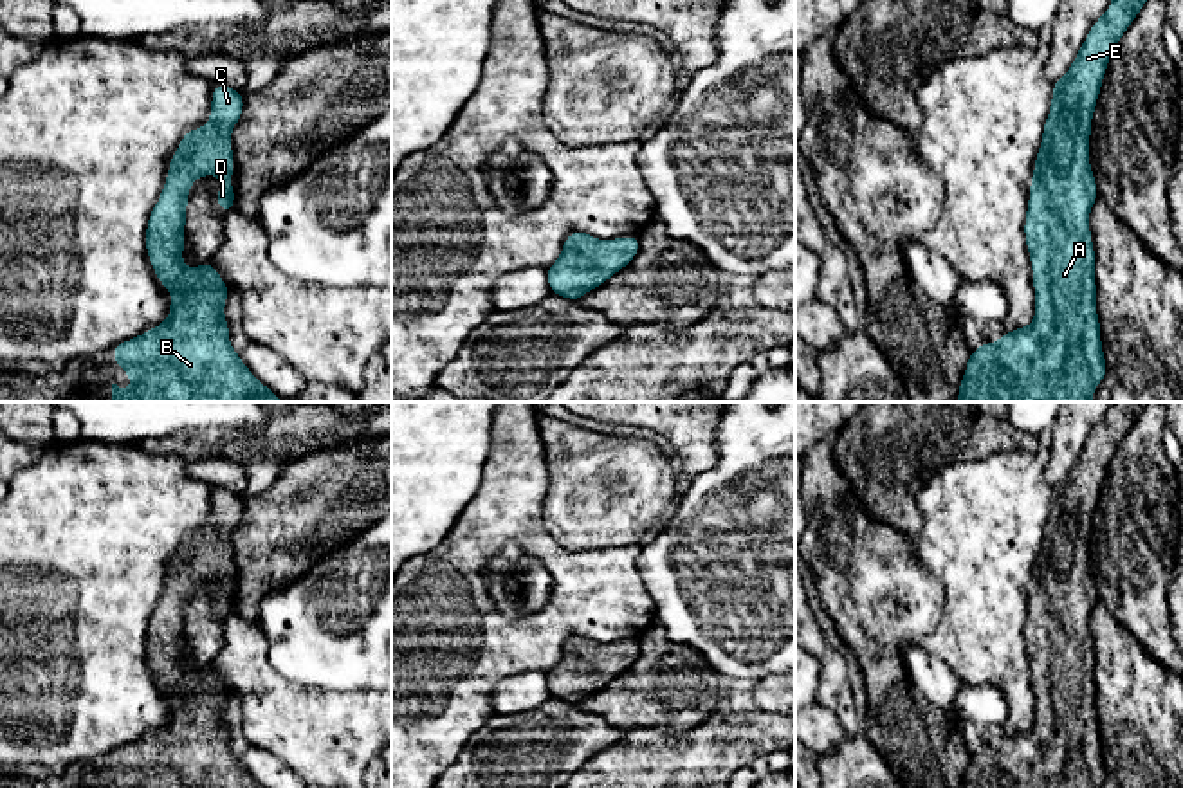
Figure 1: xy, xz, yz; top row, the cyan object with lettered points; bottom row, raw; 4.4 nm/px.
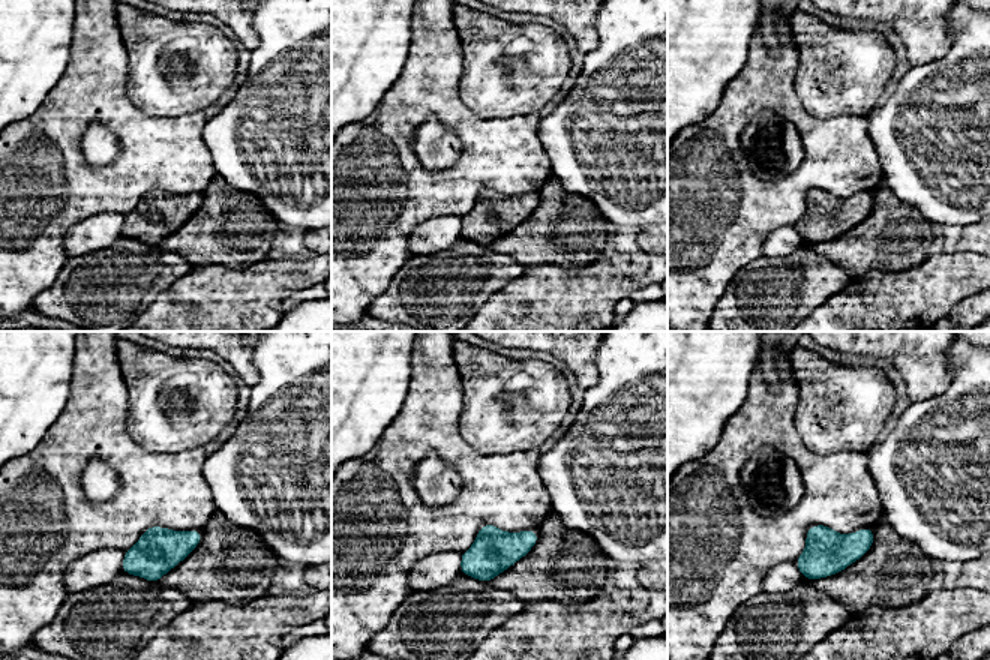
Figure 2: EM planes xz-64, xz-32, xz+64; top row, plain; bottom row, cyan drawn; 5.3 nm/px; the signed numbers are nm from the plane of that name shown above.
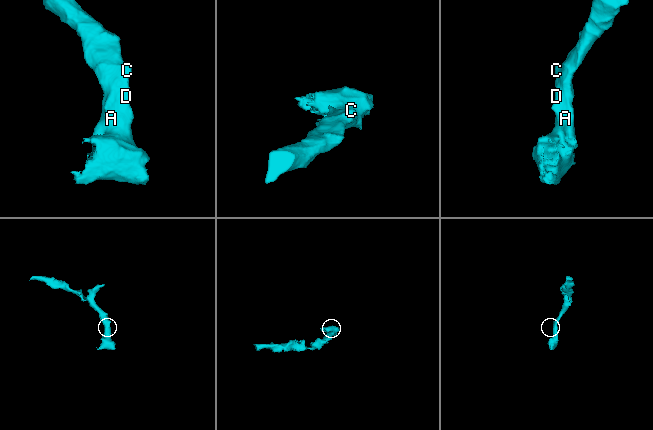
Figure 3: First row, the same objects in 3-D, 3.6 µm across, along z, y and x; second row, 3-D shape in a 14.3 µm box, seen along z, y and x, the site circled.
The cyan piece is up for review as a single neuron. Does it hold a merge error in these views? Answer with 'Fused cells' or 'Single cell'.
Single cell

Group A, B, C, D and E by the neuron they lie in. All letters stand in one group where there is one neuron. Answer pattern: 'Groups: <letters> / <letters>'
Groups: A B C D E

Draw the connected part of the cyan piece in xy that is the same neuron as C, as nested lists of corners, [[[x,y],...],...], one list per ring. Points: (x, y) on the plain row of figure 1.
[[[216,487],[211,503],[209,527],[182,539],[146,628],[148,664],[173,700],[170,721],[110,752],[133,788],[261,788],[229,748],[224,709],[233,696],[213,665],[191,673],[182,667],[191,588],[202,579],[218,579],[218,611],[225,618],[236,611],[229,586],[234,579],[231,534],[242,521],[243,498]]]

